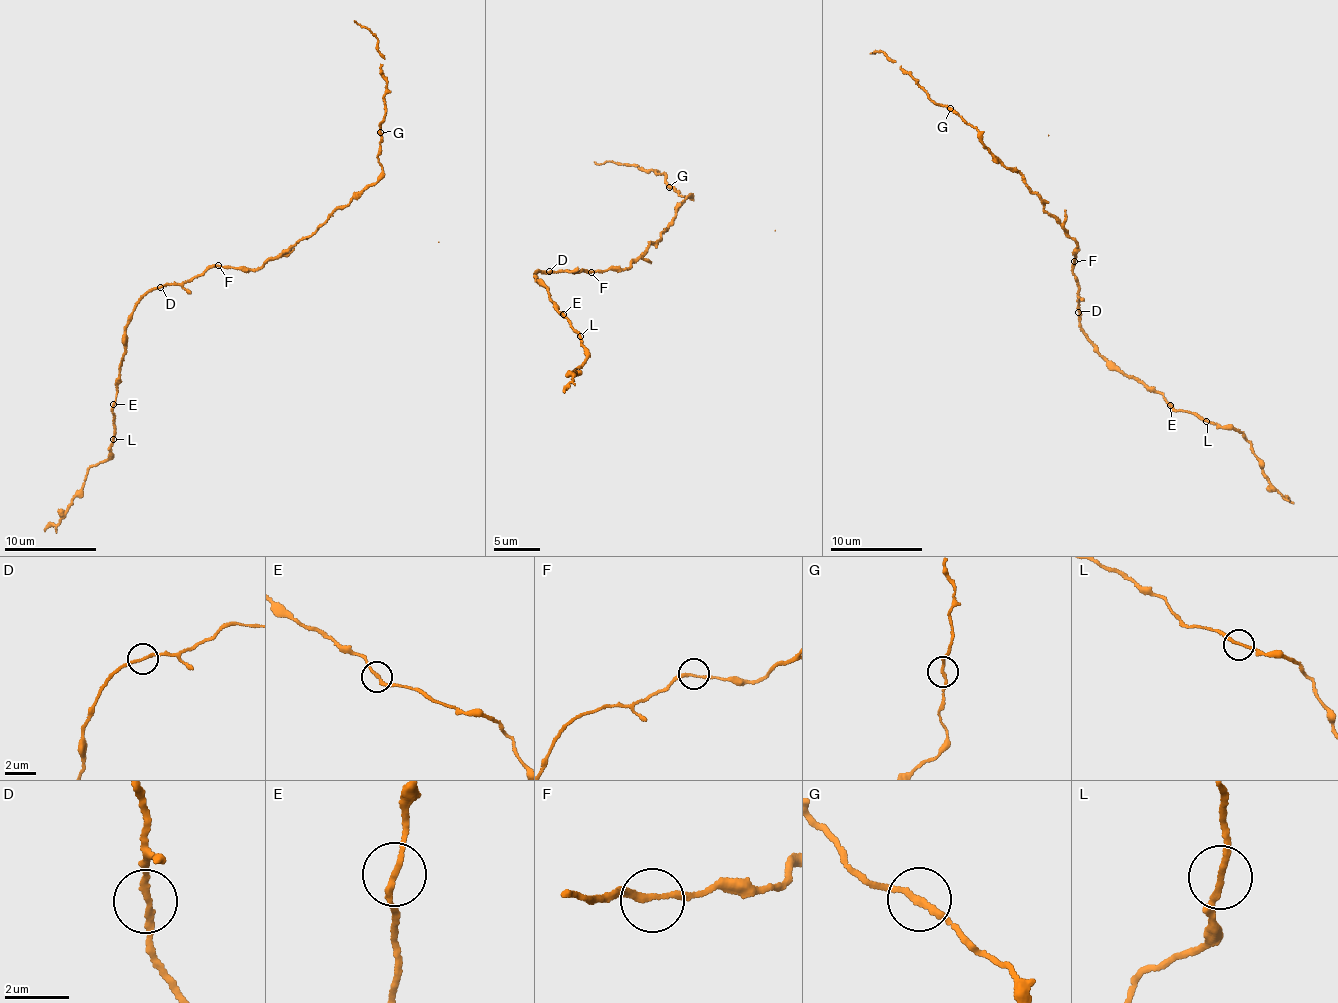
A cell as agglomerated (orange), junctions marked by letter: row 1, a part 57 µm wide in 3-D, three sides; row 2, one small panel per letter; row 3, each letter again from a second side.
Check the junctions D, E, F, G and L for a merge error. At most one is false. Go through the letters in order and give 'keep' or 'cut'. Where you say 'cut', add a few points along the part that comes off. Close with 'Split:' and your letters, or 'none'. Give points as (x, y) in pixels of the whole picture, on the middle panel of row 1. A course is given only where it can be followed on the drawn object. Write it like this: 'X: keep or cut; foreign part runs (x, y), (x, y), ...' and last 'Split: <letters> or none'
D: keep
E: keep
F: keep
G: keep
L: keep
Split: none

